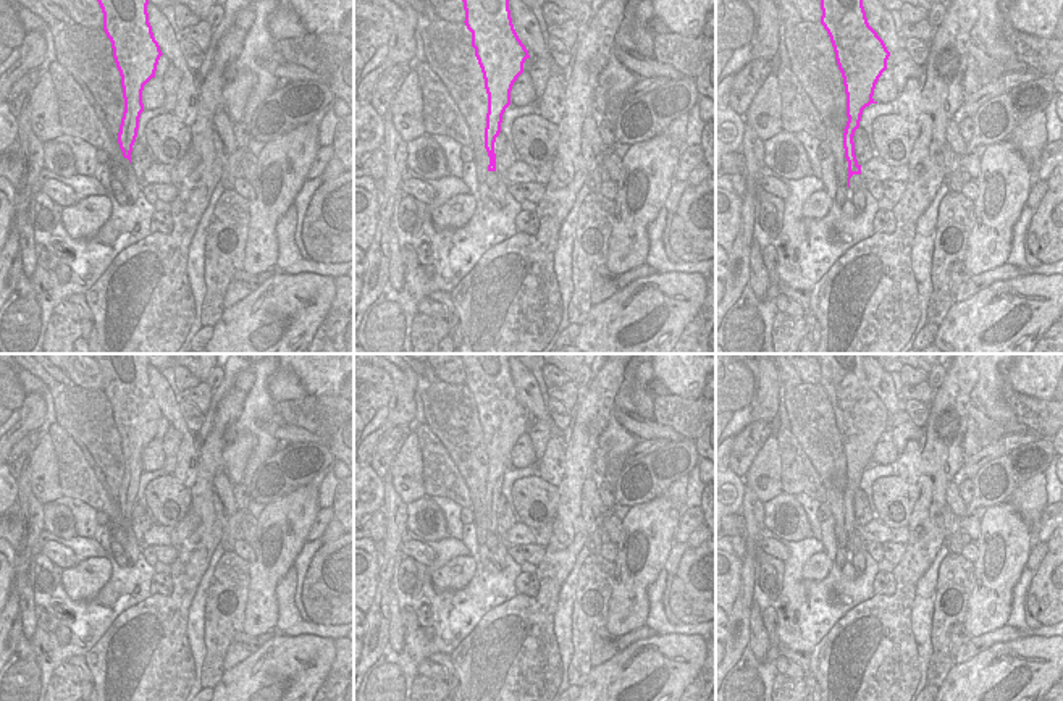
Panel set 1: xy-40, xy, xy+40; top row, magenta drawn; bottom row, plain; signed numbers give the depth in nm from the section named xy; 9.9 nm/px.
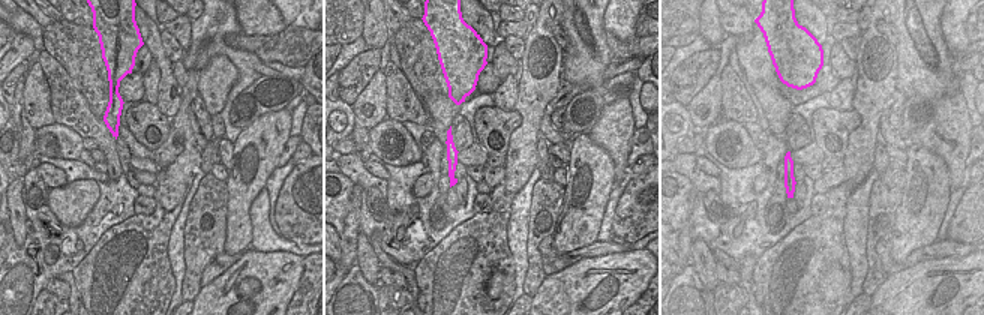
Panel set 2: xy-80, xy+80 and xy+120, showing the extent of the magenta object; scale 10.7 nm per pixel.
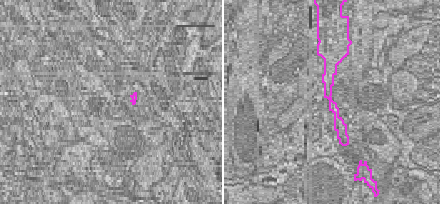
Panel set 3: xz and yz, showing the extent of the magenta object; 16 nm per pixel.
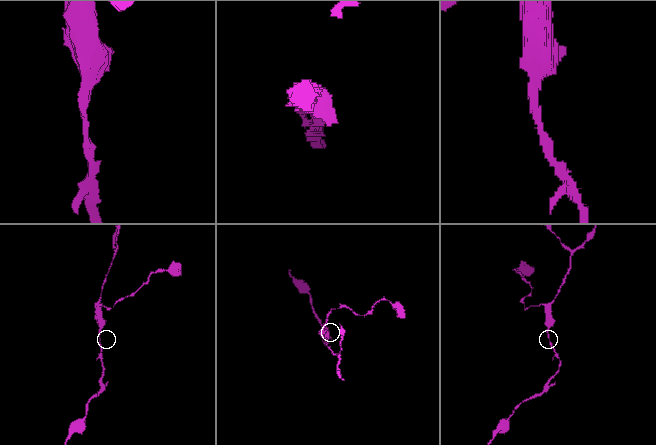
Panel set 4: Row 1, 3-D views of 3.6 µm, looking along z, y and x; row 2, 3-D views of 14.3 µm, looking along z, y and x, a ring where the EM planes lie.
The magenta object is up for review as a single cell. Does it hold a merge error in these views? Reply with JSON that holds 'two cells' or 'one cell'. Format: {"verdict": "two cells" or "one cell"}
{"verdict": "one cell"}

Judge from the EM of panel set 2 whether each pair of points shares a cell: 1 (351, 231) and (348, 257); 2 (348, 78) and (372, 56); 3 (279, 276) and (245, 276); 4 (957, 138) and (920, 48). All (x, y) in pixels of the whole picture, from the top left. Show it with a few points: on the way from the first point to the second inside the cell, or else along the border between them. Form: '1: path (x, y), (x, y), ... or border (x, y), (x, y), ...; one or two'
1: path (351, 237), (348, 251); one
2: path (354, 74), (366, 62); one
3: path (270, 276), (254, 276); one
4: path (950, 116), (924, 71); one

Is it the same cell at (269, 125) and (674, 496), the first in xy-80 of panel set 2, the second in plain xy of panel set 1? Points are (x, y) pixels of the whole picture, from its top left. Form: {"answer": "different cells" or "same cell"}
{"answer": "different cells"}

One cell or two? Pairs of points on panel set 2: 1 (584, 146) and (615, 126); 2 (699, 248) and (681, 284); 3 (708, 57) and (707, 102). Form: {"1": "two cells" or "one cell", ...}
{"1": "two cells", "2": "two cells", "3": "two cells"}

